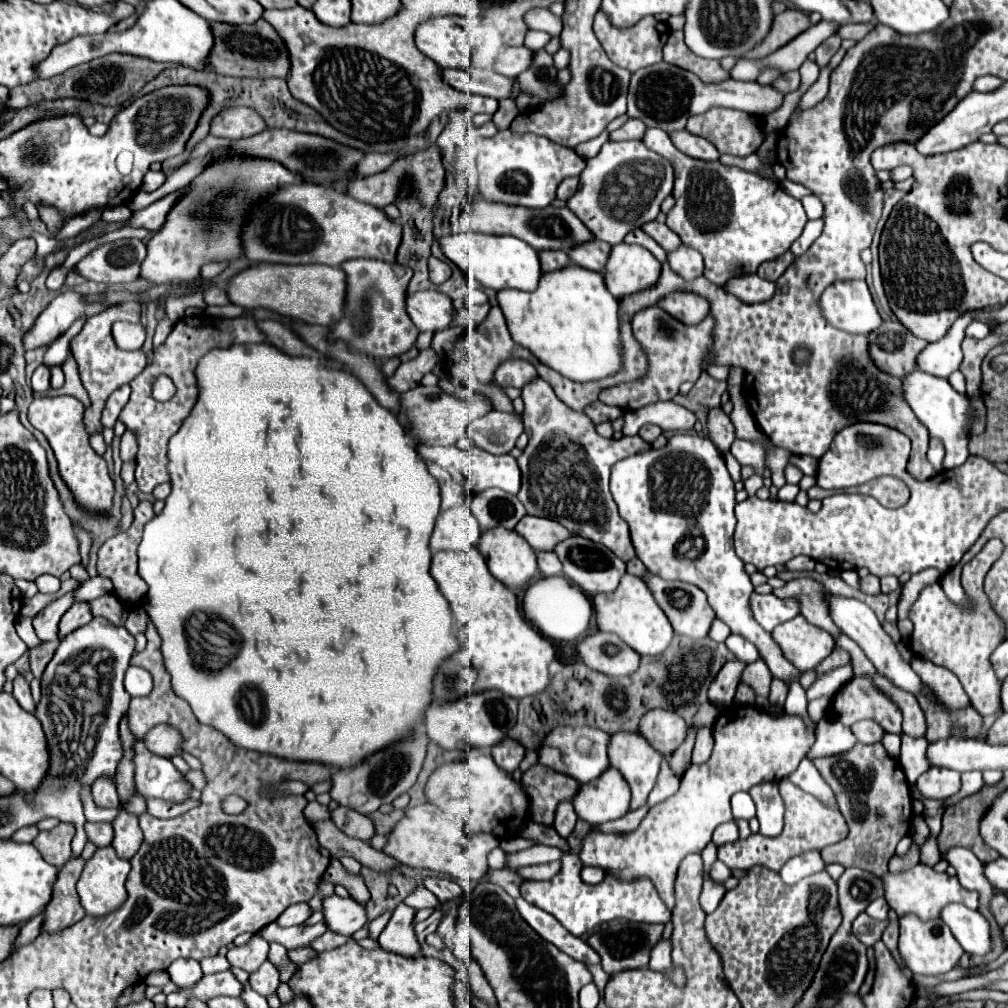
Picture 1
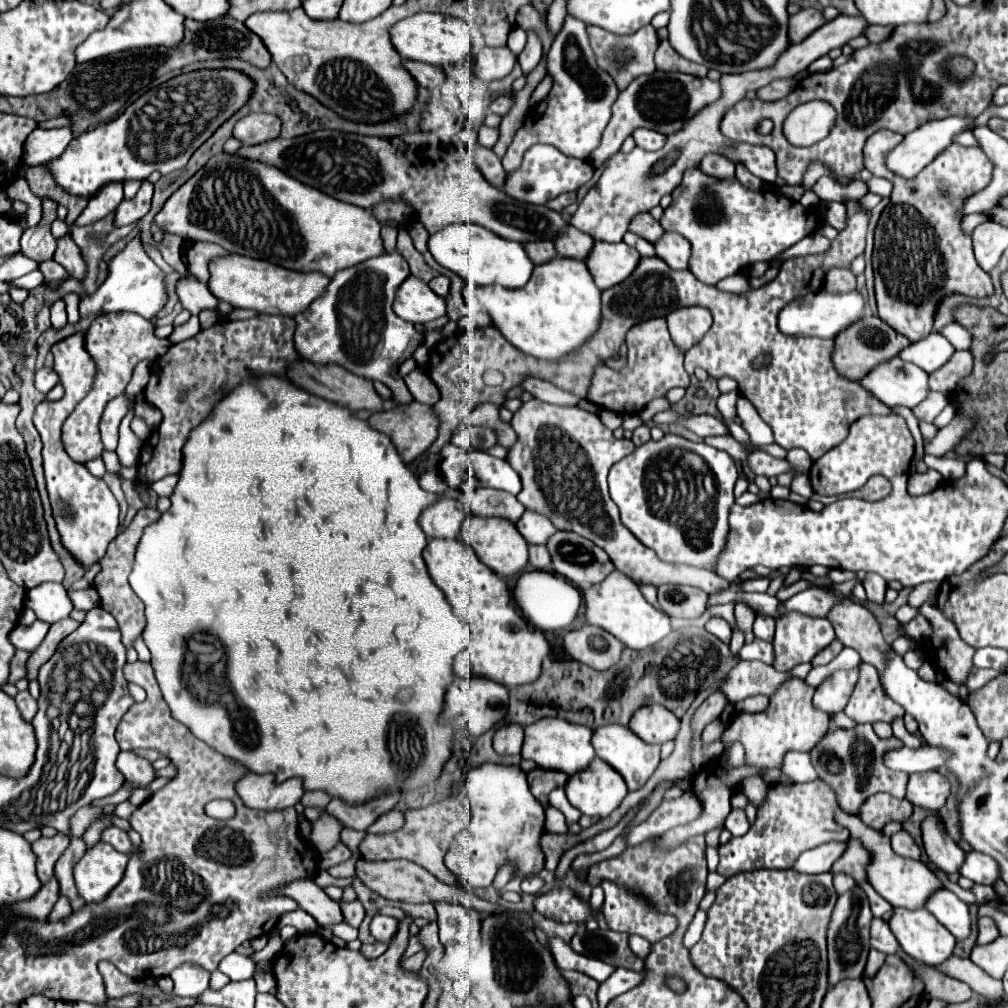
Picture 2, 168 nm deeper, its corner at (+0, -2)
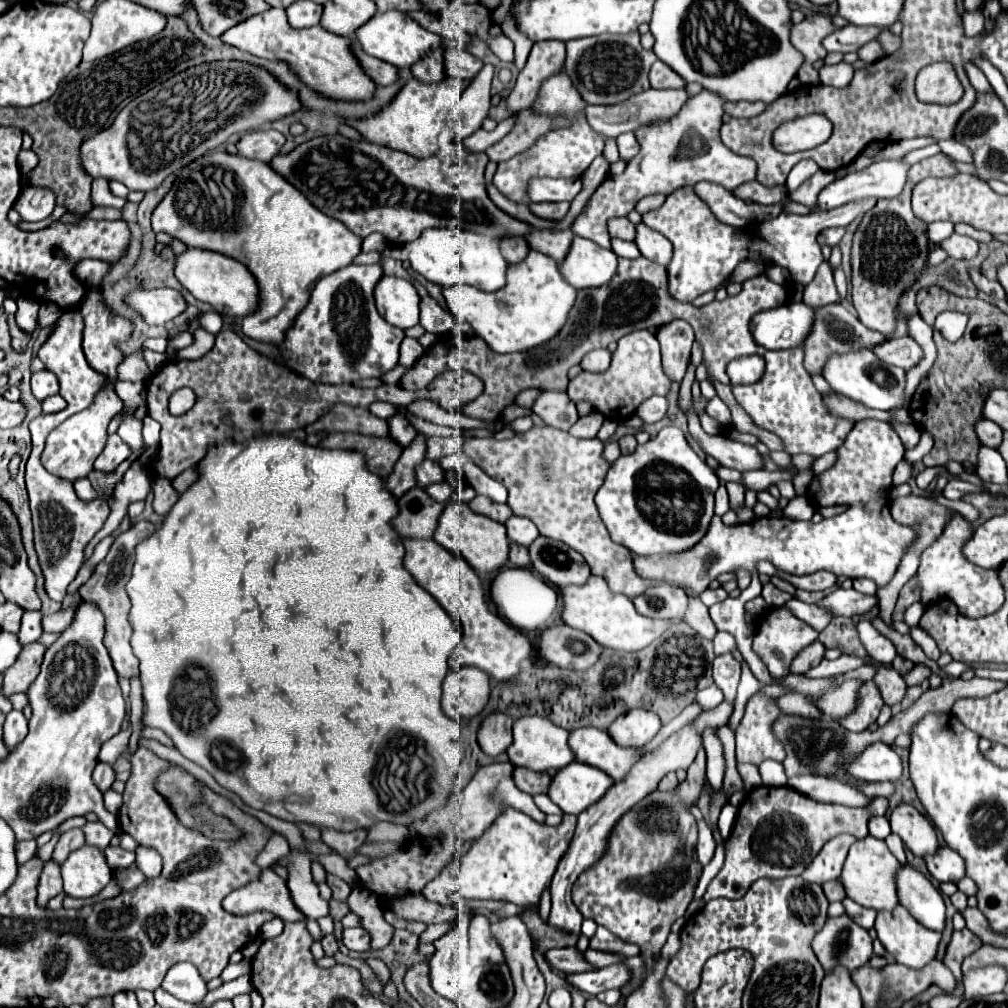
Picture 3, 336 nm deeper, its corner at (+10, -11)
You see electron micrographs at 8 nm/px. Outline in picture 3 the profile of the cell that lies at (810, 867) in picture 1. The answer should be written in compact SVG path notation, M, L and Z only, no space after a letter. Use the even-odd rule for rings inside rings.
M842 834L826 842L826 846L818 852L818 856L810 862L810 866L800 876L806 882L816 882L816 884L836 880L842 872L842 864L846 860L846 854L852 842L856 842L856 838L850 834Z

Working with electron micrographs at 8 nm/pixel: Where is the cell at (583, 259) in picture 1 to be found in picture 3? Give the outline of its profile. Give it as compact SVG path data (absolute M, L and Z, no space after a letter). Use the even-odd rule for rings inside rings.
M534 230L528 238L530 248L538 248L540 252L544 252L546 256L554 258L558 264L568 256L574 234L570 230L564 232L550 232L550 230Z

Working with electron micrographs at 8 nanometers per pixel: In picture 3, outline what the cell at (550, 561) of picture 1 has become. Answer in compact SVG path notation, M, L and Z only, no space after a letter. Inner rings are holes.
M510 544L510 562L518 568L532 568L530 556L528 556L528 548L526 546L518 546L518 544Z

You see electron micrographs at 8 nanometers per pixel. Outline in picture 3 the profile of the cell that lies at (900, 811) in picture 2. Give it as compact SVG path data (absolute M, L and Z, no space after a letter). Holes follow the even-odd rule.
M758 786L744 796L738 808L738 818L730 838L724 844L724 864L706 888L704 900L738 898L748 892L750 884L758 878L784 878L800 876L806 864L818 850L838 834L852 834L856 838L868 836L868 820L886 816L888 800L874 798L868 806L850 808L842 804L816 802L792 788L766 788Z

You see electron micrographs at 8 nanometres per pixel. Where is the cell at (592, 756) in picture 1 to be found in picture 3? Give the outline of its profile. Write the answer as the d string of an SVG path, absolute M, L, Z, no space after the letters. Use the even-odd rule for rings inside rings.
M524 716L522 720L514 722L514 742L508 748L510 762L514 766L530 768L534 772L550 772L550 768L554 772L558 772L576 760L572 748L568 746L568 736L570 736L570 732L558 728L556 724L550 724L550 720L546 720L546 718Z

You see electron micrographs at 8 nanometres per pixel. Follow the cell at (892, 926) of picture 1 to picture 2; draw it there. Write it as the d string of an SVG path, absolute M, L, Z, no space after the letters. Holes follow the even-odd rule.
M898 951L898 955L918 971L920 979L926 985L926 993L930 999L944 999L948 1003L962 1003L972 997L972 989L966 983L956 981L956 979L936 971L934 967L926 967L926 965L910 959L904 951Z

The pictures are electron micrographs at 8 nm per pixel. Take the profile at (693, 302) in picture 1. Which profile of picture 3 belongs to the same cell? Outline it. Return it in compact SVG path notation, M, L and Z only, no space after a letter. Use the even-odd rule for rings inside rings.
M674 320L658 328L656 338L662 348L662 366L666 376L670 376L674 382L682 382L694 344L692 326L686 320Z

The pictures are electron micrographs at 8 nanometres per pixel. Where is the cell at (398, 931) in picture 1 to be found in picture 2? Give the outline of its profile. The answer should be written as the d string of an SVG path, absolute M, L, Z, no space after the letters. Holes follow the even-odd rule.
M374 915L374 919L370 921L370 935L382 943L388 943L394 937L396 929L398 929L398 919L394 917Z

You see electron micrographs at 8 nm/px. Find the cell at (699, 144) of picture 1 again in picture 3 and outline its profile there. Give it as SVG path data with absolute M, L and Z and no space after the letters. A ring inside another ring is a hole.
M706 180L694 184L694 192L710 206L710 210L720 222L730 224L734 228L744 228L746 224L754 220L766 220L782 212L780 204L774 204L774 206L760 206L754 202L746 204L744 200L736 198L730 190L726 190L724 186L706 182Z

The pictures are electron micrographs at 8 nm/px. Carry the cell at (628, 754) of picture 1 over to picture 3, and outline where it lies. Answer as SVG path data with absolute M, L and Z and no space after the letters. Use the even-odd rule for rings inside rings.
M668 726L646 746L642 748L622 748L618 746L608 732L596 728L580 728L570 732L570 746L574 748L576 760L588 766L594 766L606 772L614 782L622 782L630 768L648 752L656 750L662 740L668 738Z

